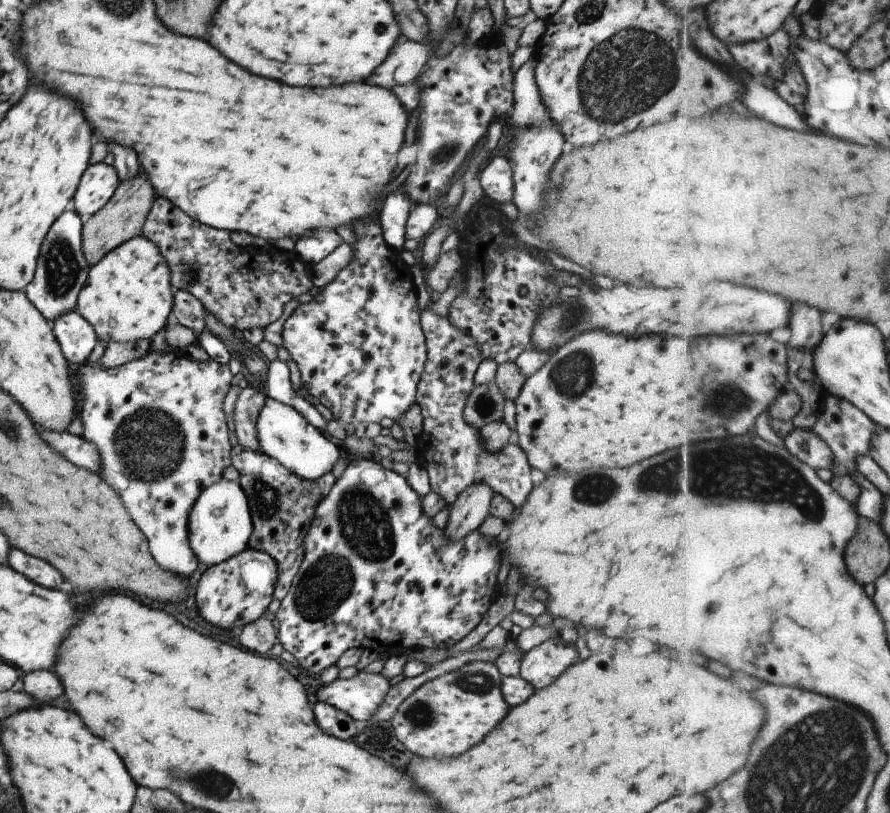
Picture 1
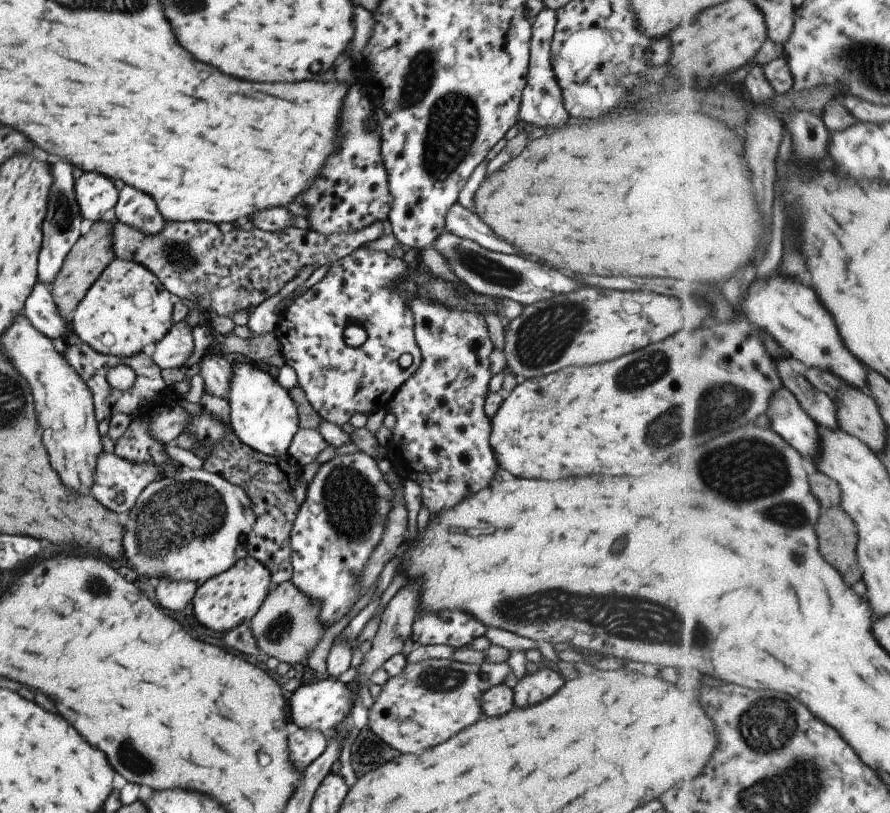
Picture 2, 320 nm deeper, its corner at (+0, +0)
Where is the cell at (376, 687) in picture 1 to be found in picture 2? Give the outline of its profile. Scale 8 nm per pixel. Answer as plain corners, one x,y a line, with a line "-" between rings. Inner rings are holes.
329,678
317,683
297,687
286,700
289,707
288,721
296,724
300,729
313,729
327,734
341,724
342,720
349,718
353,699
350,698
350,690
346,684
333,682

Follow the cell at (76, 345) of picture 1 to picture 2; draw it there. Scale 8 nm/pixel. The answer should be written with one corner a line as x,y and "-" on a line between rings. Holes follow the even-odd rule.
36,281
29,296
24,300
21,314
43,336
59,338
67,341
74,340
69,322
59,316
56,304
53,304
49,286

